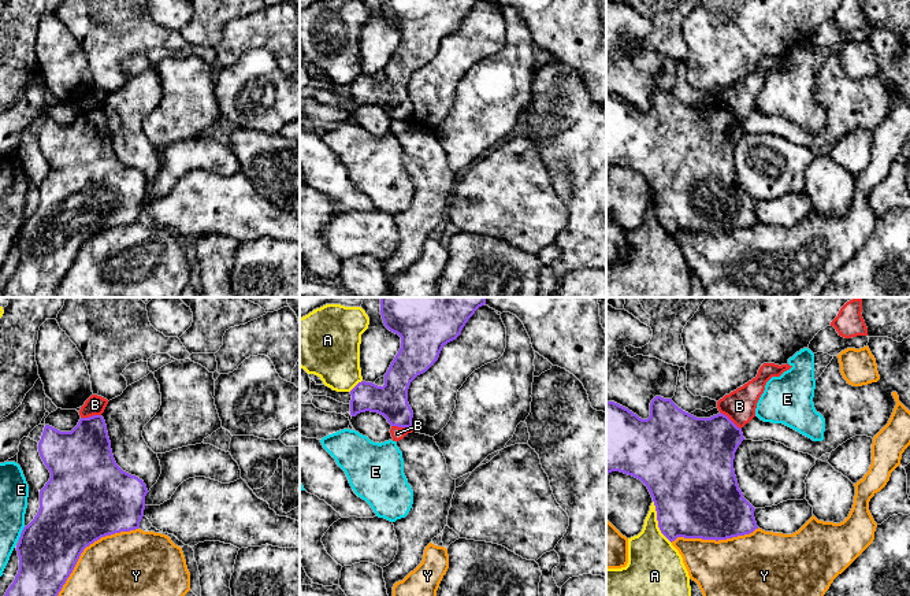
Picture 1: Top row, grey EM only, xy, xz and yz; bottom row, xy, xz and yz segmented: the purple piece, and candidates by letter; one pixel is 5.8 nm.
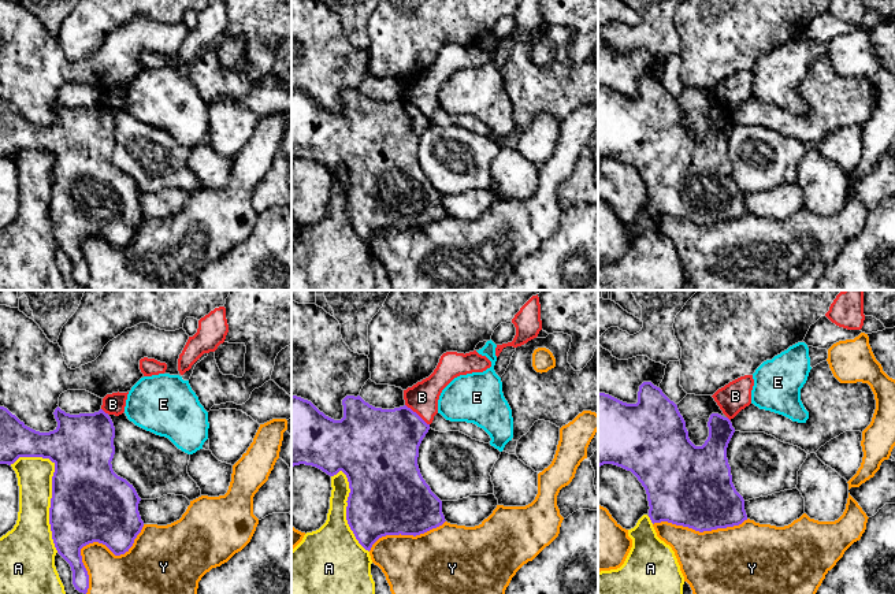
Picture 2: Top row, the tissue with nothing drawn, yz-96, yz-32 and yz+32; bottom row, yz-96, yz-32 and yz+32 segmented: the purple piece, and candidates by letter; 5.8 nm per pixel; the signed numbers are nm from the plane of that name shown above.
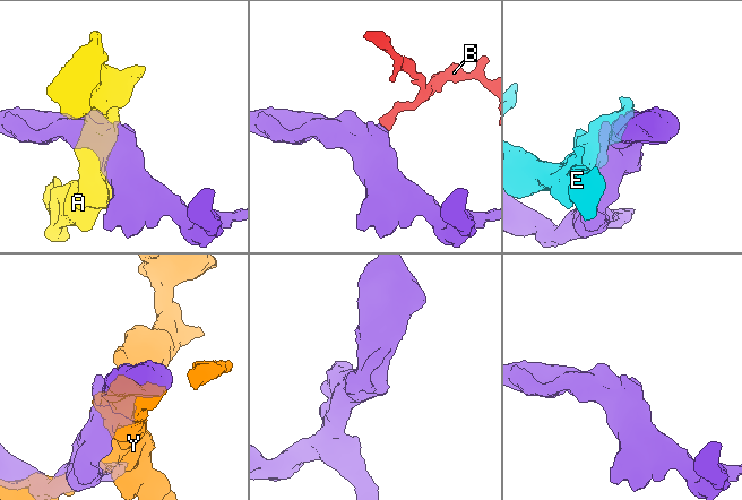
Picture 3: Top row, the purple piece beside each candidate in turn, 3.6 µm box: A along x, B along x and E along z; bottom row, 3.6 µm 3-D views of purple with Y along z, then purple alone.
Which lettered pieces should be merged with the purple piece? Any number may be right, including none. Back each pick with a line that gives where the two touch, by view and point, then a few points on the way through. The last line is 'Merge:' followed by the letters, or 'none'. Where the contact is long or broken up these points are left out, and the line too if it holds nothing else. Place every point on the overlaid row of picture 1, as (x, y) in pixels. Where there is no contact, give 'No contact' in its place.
Merge: none

